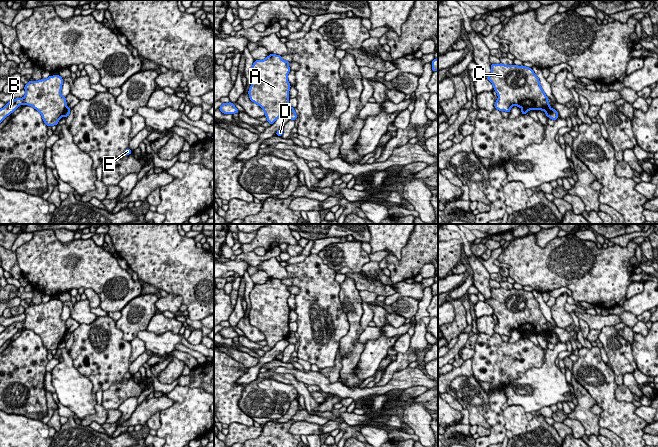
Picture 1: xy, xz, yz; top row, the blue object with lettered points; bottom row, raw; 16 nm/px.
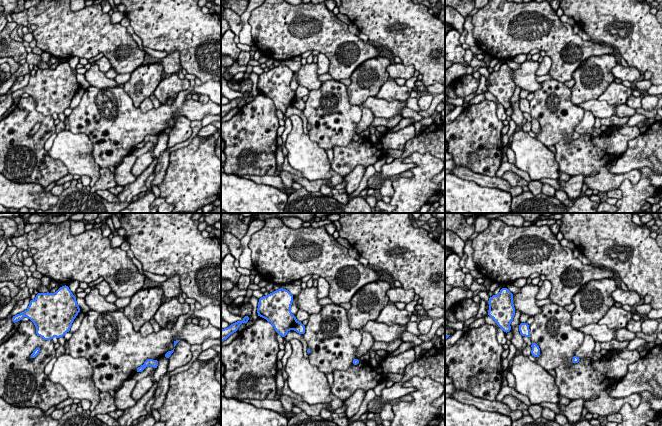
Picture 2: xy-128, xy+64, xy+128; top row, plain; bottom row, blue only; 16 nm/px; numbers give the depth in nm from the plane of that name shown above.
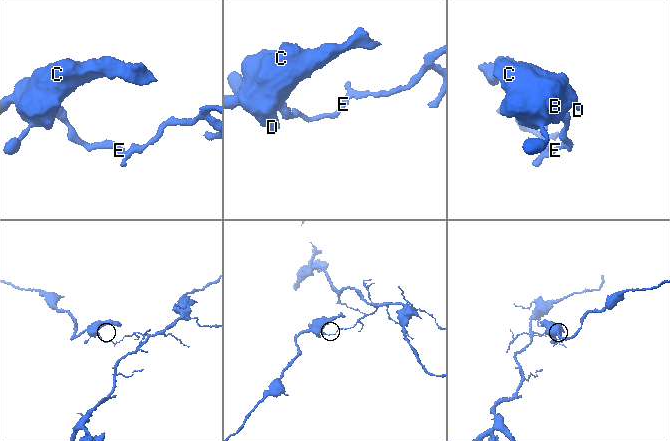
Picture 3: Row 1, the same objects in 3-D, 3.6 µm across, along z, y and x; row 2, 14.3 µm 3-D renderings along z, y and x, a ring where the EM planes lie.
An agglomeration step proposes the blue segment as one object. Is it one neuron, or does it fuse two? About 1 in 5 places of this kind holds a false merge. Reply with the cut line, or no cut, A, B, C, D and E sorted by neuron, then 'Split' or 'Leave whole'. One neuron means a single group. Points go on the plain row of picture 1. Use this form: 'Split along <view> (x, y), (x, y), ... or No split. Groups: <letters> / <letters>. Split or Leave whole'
Split along xz (290, 331), (285, 338). Groups: A B C D / E. Split

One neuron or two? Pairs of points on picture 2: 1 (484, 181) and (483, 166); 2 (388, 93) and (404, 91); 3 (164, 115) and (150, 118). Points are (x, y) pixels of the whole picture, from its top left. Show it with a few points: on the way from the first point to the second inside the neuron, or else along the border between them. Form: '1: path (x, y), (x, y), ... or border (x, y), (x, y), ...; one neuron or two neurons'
1: border (462, 166), (468, 167), (476, 173), (495, 176); two neurons
2: path (392, 92), (400, 92); one neuron
3: path (161, 115), (158, 118), (153, 118); one neuron

